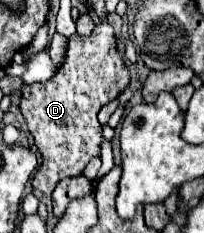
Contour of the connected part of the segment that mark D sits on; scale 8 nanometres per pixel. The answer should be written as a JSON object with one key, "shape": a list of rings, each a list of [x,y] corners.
{"shape":[[[98,23],[90,37],[68,37],[64,63],[46,83],[22,87],[20,111],[42,155],[42,163],[32,179],[34,191],[52,195],[60,179],[80,175],[92,157],[100,157],[100,145],[104,139],[102,125],[98,123],[96,115],[106,103],[116,99],[128,87],[128,83],[130,73],[118,55],[112,25]]]}

